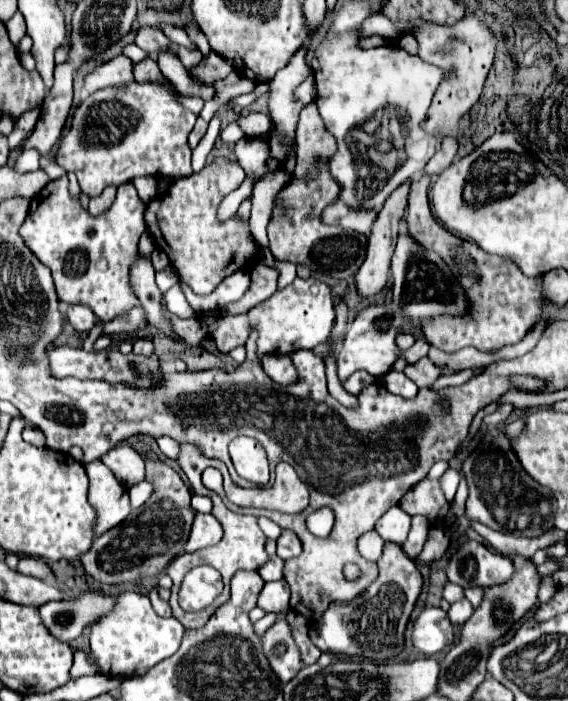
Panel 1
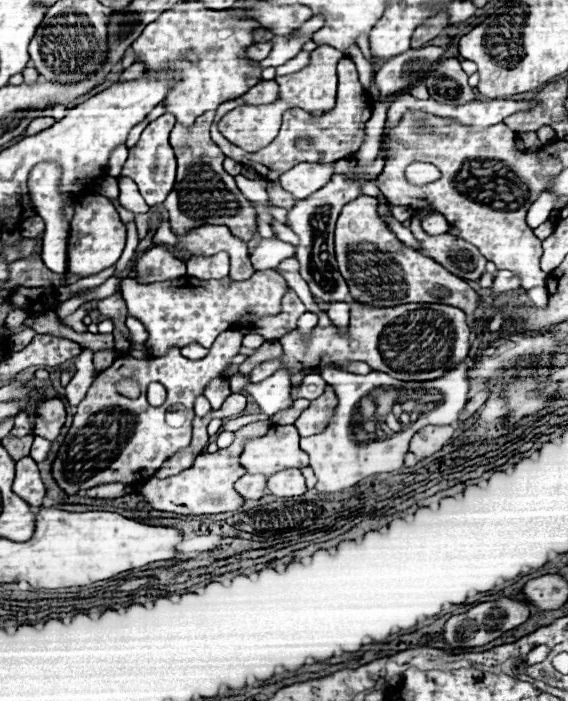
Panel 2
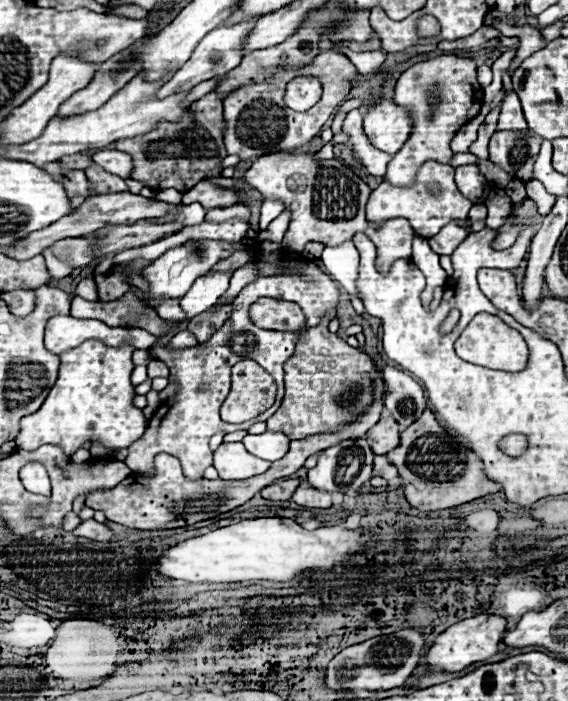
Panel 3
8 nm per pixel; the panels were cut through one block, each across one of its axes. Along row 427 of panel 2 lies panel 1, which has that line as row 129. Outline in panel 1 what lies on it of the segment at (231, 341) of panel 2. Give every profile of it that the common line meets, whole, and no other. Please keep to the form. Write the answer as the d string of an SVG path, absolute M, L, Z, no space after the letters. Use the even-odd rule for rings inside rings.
M134 82L126 84L122 88L114 88L108 92L108 88L102 88L100 92L94 92L88 96L74 112L72 128L64 136L60 150L58 150L58 164L66 170L76 170L78 184L84 194L96 196L106 186L122 182L130 182L134 176L188 176L192 174L190 168L190 148L188 148L188 134L194 128L196 120L184 120L184 108L178 102L178 98L184 96L176 86L170 82Z

